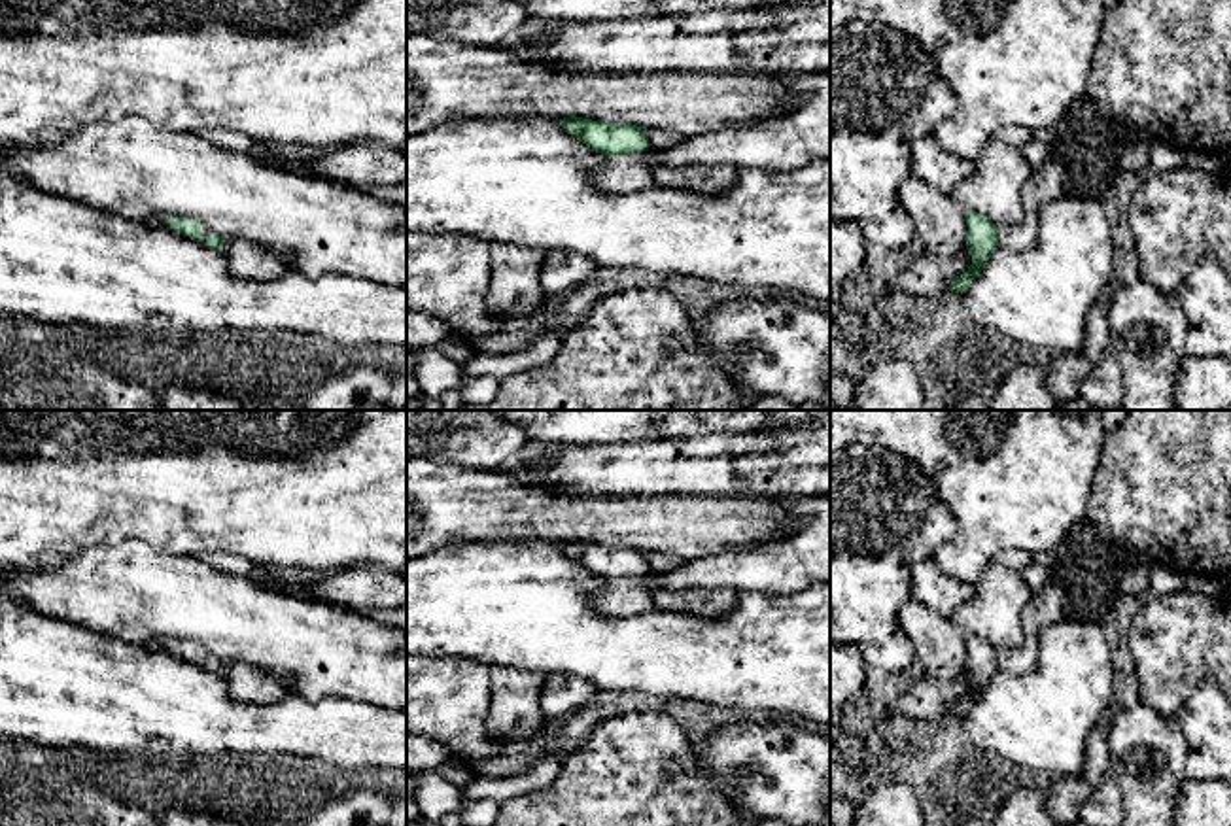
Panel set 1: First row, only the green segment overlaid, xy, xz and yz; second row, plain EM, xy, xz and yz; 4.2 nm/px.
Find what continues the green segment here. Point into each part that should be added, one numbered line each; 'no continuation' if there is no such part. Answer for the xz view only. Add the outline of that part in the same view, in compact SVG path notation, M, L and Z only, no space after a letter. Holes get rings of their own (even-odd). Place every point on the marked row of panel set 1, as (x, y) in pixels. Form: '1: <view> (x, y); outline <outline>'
1: xz (621, 174); outline M639 155L611 157L601 170L592 174L592 183L611 195L628 195L654 183L654 170Z

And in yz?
1: yz (1046, 182); outline M1057 159L1032 170L1021 189L1023 219L1015 225L998 227L998 242L1021 251L1032 246L1038 231L1040 208L1065 195L1066 166Z

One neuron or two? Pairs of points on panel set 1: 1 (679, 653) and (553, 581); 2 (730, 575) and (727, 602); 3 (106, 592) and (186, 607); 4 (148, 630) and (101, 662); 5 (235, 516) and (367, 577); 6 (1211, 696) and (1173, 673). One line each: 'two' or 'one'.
1: one
2: two
3: one
4: two
5: two
6: two

